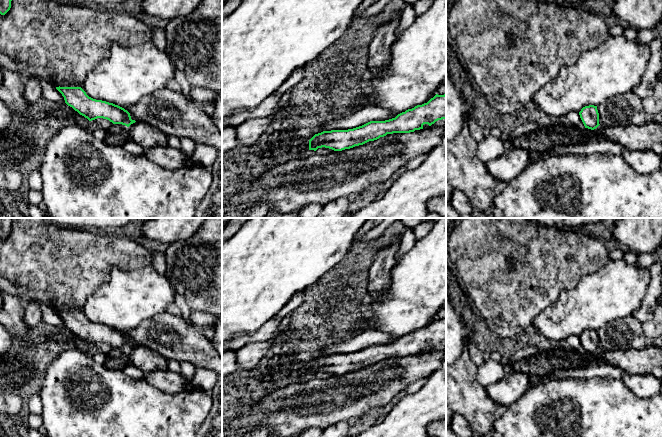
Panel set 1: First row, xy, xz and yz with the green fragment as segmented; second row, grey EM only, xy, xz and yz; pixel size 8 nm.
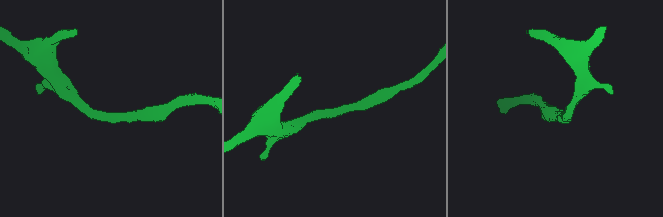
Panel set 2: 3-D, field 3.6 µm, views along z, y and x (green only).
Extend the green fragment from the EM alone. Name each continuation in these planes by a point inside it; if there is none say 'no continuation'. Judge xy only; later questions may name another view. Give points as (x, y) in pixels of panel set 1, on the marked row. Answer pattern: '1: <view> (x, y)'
no continuation

